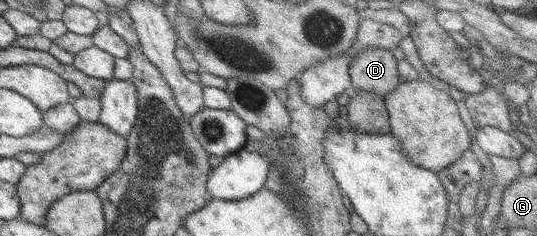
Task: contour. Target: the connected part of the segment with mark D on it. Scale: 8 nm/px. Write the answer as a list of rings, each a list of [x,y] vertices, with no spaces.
[[[363,48],[352,55],[349,75],[352,83],[351,101],[346,106],[348,124],[352,130],[365,133],[389,134],[390,117],[385,110],[384,97],[401,81],[393,52],[381,48]]]

